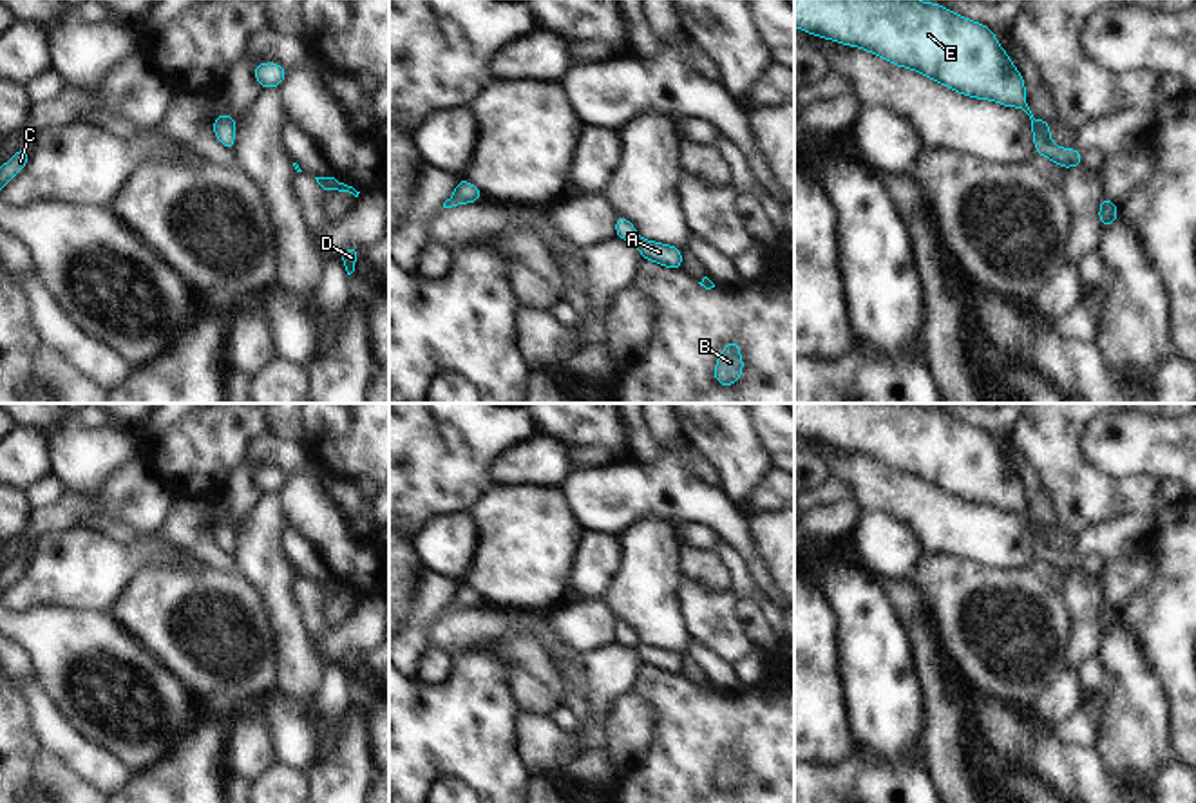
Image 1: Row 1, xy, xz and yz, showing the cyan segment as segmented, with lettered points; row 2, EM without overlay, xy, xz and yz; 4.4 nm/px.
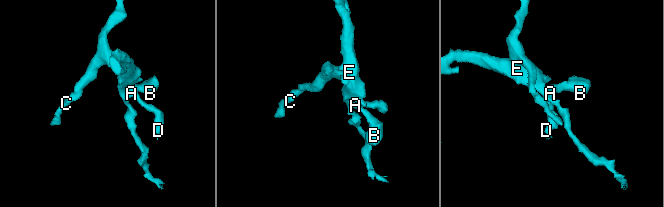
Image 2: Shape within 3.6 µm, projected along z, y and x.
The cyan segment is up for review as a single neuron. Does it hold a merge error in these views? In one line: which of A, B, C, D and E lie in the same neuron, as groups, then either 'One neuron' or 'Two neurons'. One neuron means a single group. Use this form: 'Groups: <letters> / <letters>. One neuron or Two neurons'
Groups: A B D / C E. Two neurons.

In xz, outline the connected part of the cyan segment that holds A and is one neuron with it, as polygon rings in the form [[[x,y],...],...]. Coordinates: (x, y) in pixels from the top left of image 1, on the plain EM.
[[[639,644],[635,651],[644,666],[657,667],[668,675],[682,675],[682,653]]]

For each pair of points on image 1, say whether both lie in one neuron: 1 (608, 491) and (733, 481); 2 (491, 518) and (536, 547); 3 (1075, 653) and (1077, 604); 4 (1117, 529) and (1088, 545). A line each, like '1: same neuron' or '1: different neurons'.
1: different neurons
2: same neuron
3: same neuron
4: same neuron

